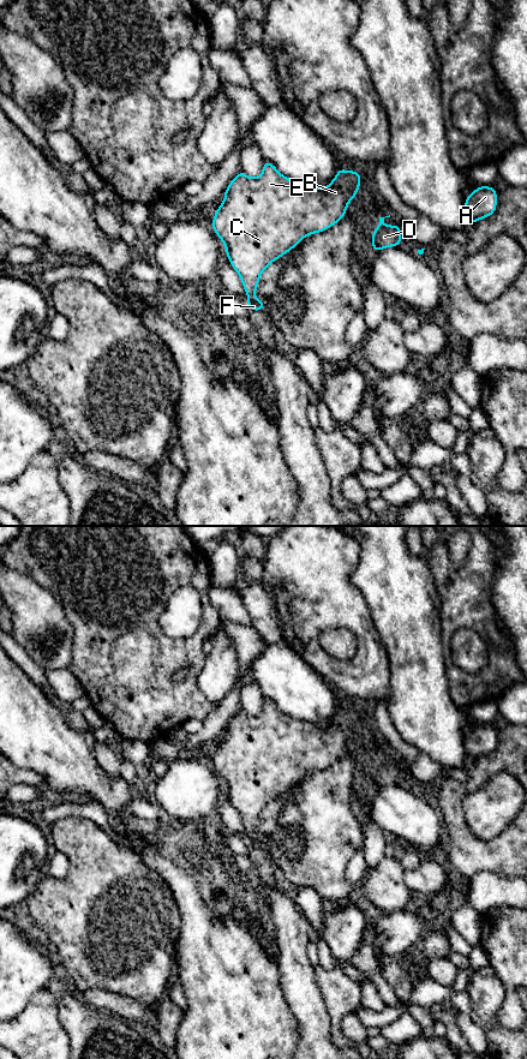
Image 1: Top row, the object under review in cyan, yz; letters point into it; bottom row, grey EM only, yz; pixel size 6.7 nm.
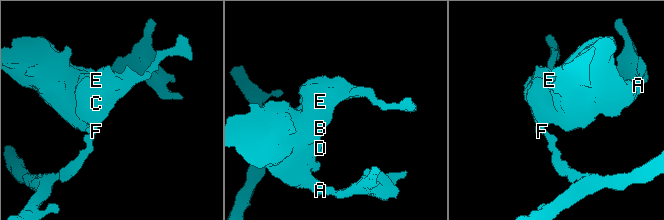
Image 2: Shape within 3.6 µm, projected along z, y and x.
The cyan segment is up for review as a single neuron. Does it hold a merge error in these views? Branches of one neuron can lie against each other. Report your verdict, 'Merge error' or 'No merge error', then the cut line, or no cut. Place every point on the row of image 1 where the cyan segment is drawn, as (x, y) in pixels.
Merge error. Split along yz (249, 295), (252, 297)

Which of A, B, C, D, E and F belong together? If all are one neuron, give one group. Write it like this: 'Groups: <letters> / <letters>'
Groups: A B C D E / F

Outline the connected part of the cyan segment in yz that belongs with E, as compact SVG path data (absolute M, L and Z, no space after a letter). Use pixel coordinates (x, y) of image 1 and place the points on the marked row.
M264 161L258 178L239 170L224 190L224 199L216 208L211 227L223 243L247 297L254 297L262 273L273 262L292 251L305 237L324 232L345 217L361 179L357 169L347 172L340 167L331 183L319 189L286 178L269 161Z

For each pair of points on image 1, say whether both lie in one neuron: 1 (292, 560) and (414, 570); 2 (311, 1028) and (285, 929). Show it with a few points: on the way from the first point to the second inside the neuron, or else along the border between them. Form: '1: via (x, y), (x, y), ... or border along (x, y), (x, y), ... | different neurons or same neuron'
1: border along (358, 542), (359, 561), (351, 582), (361, 593) | different neurons
2: via (307, 1004), (297, 980), (293, 953) | same neuron

